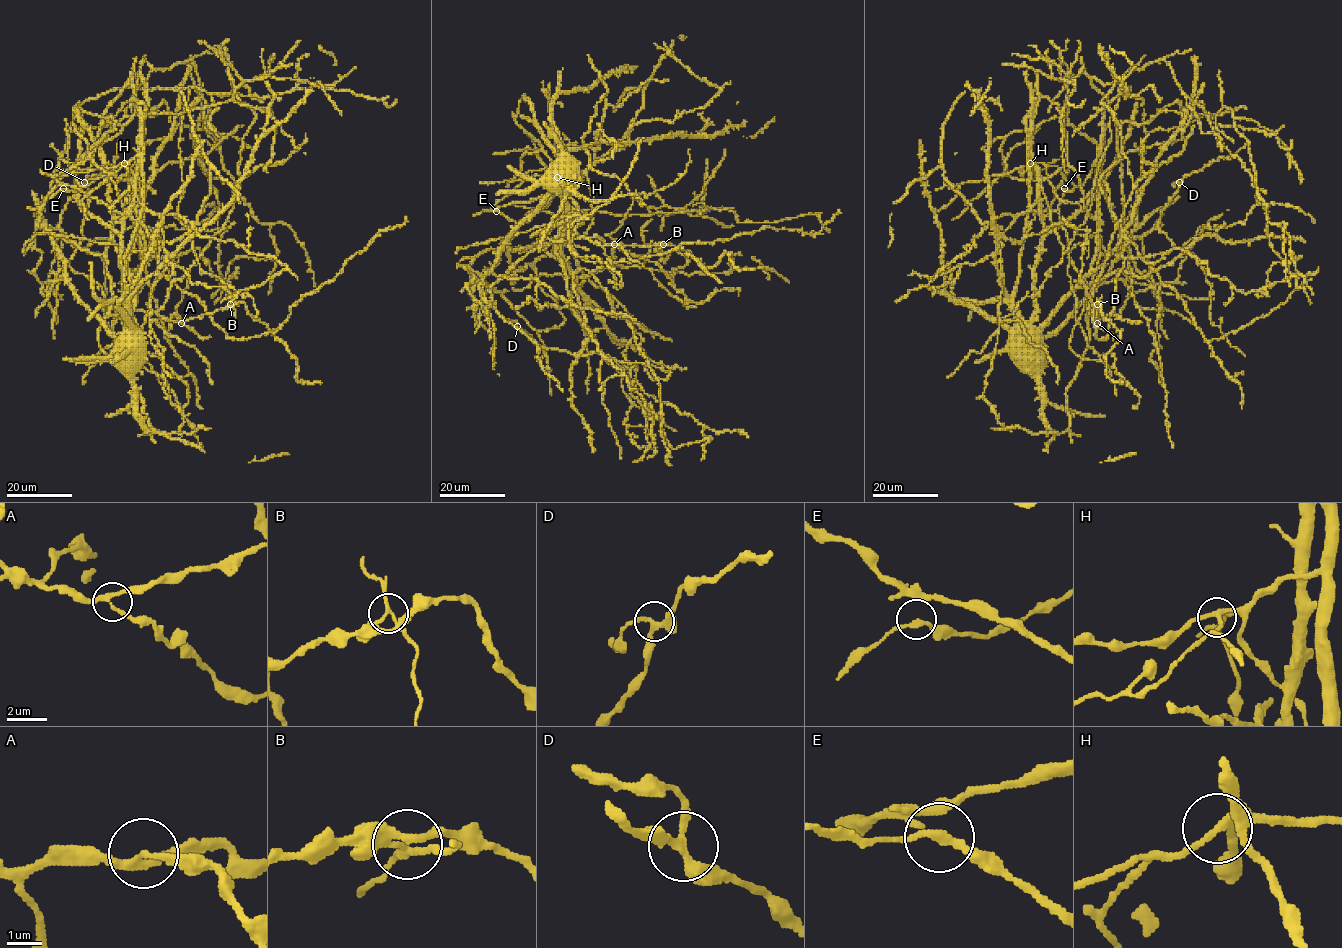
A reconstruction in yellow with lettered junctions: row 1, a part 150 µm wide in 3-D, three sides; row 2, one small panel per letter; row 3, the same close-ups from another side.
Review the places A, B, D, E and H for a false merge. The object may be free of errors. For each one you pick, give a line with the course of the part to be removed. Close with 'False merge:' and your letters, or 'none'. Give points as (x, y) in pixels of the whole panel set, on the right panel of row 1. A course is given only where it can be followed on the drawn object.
B: foreign part runs (1097, 305), (1095, 326)
False merge: B

